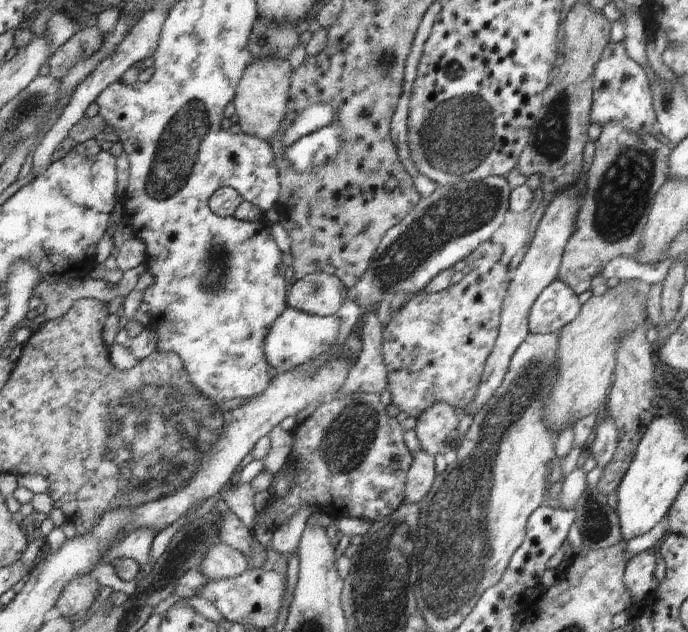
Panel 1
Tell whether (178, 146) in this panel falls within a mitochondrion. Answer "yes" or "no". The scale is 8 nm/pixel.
yes

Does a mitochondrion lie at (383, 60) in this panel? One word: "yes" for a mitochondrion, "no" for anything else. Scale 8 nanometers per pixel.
yes

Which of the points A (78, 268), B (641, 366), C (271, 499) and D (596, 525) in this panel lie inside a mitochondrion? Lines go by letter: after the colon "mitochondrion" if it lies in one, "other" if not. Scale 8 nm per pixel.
A: other
B: other
C: other
D: mitochondrion

